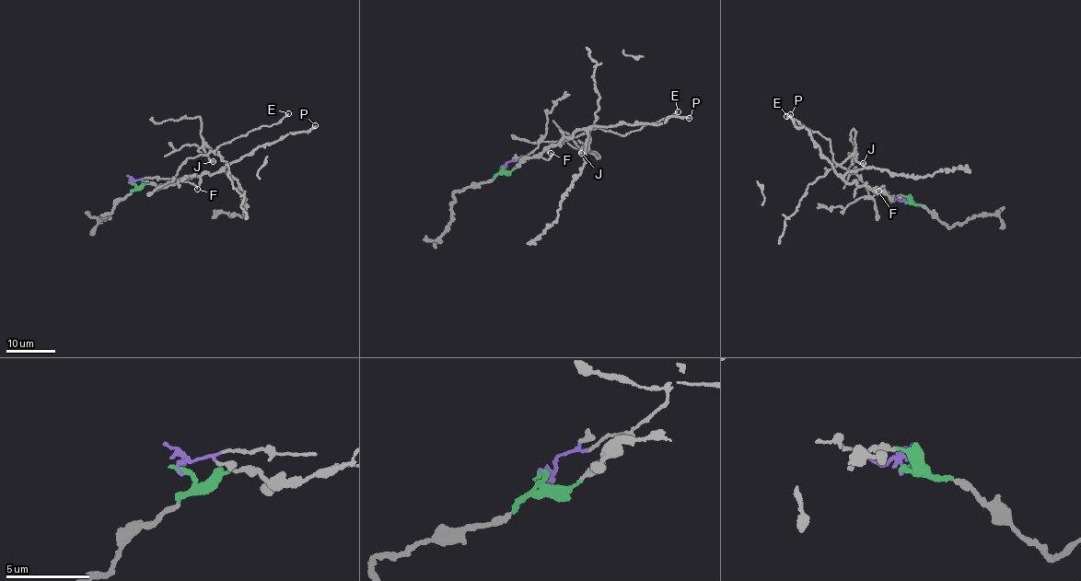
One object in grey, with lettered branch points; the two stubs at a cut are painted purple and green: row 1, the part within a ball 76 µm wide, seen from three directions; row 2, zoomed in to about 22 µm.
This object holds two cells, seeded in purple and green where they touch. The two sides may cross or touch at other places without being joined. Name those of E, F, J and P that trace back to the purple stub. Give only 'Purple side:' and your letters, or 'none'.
Purple side: E, J

